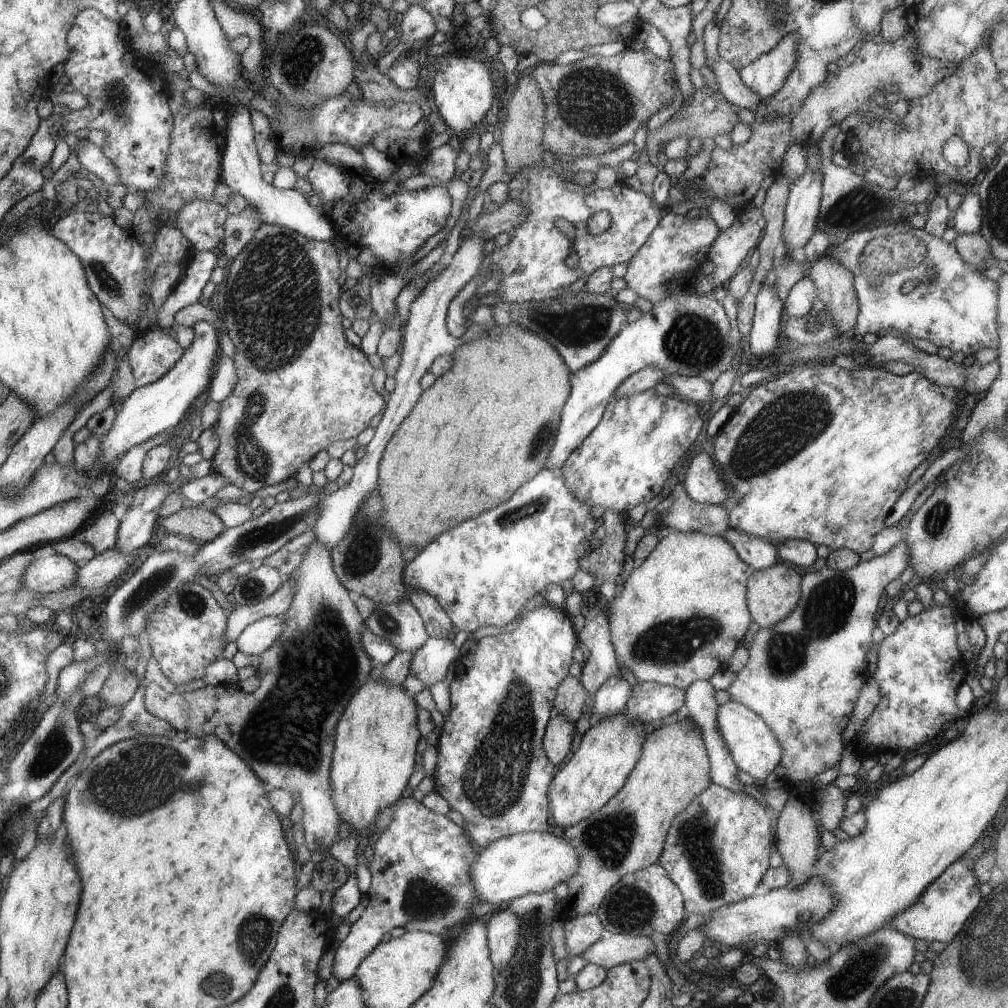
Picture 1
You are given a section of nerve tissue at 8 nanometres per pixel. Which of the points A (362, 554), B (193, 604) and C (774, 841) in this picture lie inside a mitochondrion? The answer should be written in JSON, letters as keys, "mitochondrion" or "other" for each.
{"A":"mitochondrion","B":"mitochondrion","C":"other"}

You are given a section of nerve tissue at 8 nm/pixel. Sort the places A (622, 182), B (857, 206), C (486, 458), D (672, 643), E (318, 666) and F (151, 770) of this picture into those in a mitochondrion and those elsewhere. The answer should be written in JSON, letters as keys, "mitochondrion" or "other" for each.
{"A":"other","B":"mitochondrion","C":"other","D":"mitochondrion","E":"mitochondrion","F":"mitochondrion"}

